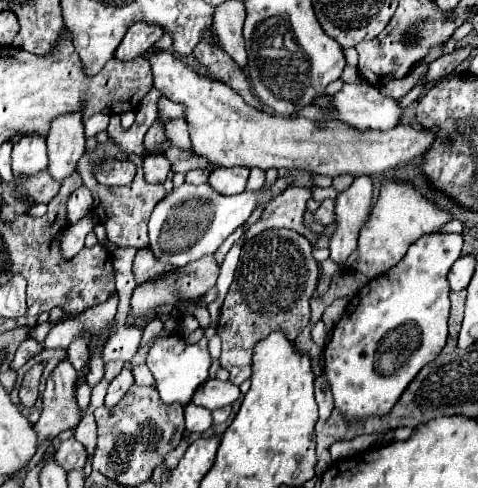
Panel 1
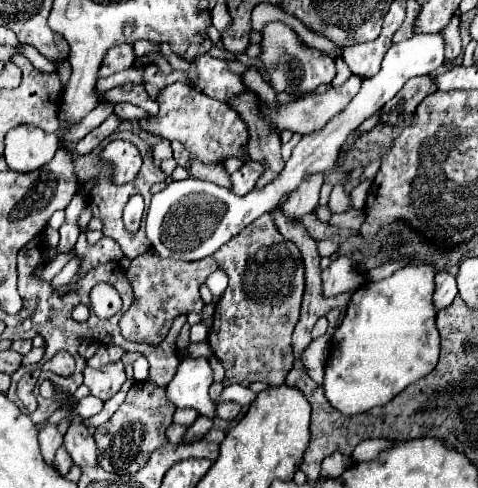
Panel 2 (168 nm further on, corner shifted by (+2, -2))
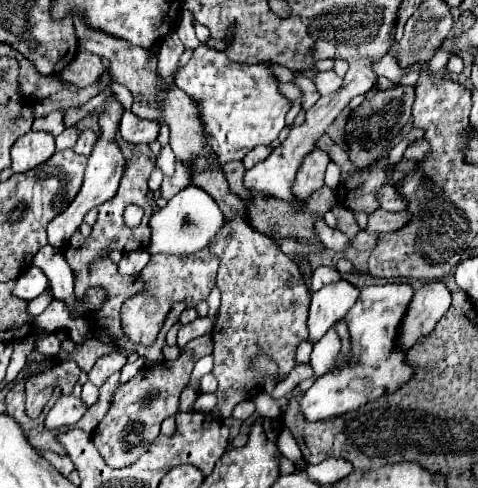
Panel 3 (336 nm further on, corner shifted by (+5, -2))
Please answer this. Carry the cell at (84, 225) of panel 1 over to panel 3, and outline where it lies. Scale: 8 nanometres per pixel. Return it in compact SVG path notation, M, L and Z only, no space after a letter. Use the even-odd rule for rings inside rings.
M32 265L32 267L28 267L28 269L18 277L18 283L14 285L12 295L18 297L18 299L30 301L30 299L38 297L38 295L44 291L46 283L48 283L46 275Z

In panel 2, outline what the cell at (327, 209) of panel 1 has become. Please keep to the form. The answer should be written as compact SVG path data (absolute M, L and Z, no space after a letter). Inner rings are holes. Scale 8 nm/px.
M349 209L345 213L333 213L331 219L329 219L329 225L339 227L339 229L353 229L353 231L357 231L361 227L363 219L365 219L365 211Z

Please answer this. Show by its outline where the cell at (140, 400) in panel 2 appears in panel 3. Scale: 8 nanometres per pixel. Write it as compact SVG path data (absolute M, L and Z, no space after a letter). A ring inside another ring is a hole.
M204 335L200 339L192 339L186 347L180 349L180 357L174 361L164 361L158 365L142 367L136 377L124 383L110 403L108 413L92 433L94 445L100 451L106 465L120 469L132 465L144 451L148 451L150 443L160 435L160 423L178 411L180 391L188 385L194 363L212 353L212 335Z

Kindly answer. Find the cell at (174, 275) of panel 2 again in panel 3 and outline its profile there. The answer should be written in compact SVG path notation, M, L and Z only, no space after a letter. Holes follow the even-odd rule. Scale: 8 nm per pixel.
M208 249L198 251L196 255L188 255L188 257L178 257L178 255L170 257L164 253L152 255L148 265L140 273L146 281L146 289L134 295L132 299L128 299L122 307L124 331L128 333L132 343L142 343L142 345L154 343L164 323L164 317L168 315L170 307L176 301L184 301L186 307L196 307L200 301L206 301L208 293L216 285L216 271L218 271L218 259Z

